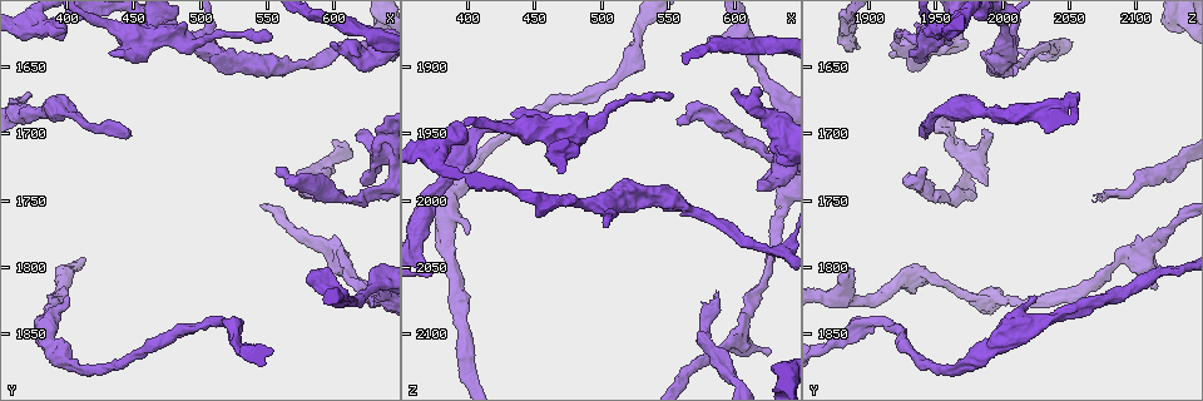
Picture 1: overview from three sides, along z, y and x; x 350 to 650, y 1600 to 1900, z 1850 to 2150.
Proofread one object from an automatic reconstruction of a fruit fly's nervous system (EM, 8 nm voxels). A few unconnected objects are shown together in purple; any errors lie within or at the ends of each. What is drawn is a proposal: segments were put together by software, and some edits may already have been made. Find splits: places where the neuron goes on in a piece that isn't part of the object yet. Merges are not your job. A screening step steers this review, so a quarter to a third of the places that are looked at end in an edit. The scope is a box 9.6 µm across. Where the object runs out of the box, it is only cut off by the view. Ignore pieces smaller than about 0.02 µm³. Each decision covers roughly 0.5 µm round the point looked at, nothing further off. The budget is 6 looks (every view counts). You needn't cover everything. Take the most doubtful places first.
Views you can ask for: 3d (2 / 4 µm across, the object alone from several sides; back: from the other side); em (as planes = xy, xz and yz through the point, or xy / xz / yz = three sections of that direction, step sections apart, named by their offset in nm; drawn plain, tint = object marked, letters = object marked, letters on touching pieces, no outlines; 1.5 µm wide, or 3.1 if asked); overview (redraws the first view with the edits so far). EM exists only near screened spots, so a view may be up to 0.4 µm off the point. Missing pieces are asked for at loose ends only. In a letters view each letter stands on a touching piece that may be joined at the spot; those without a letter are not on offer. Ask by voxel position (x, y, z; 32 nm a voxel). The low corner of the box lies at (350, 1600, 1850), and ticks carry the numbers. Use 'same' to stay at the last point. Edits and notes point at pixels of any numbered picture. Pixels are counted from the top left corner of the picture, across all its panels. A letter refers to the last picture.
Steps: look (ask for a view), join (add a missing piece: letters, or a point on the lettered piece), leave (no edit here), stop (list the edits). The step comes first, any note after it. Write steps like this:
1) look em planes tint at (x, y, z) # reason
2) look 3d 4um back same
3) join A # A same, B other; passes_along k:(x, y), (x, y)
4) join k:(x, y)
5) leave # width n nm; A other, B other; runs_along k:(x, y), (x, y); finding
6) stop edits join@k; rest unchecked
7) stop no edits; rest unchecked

look em planes letters at (600, 1632, 1916) # branch stops here

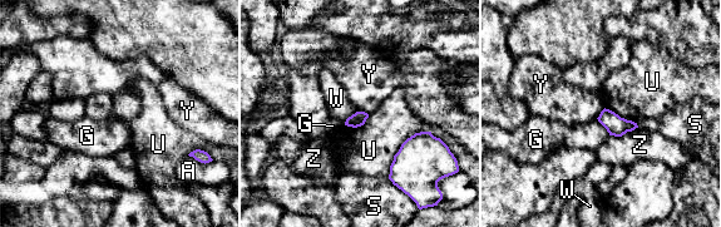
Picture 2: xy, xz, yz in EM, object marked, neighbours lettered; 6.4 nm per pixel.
leave # longest_contact U 380 nm; A other, G other, S other, U other, W other, Y other, Z other; border 2:(356, 110), (364, 110), (368, 114); no lettered piece goes on from it

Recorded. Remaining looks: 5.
look 3d 4um at (624, 1816, 2116) # free end

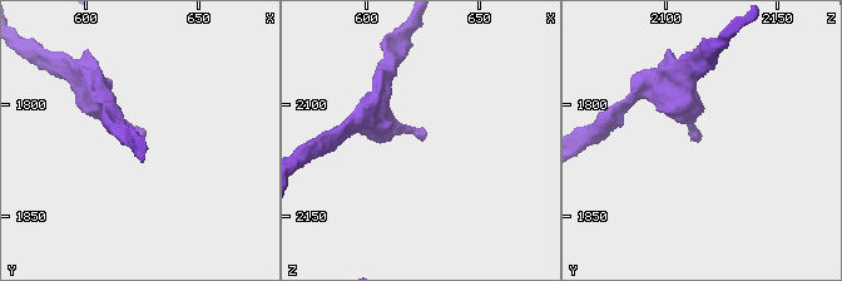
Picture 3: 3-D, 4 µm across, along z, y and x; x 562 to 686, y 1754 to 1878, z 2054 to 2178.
look em planes letters at (626, 1816, 2115) # need the tissue

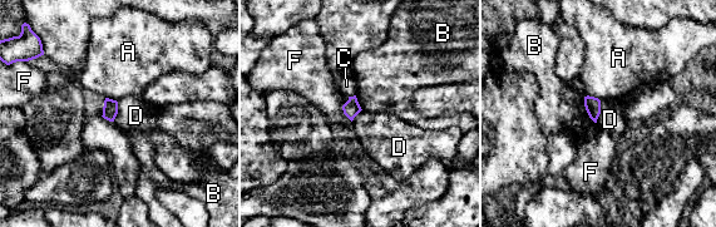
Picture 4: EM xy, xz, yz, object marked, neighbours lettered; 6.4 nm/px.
leave # A other, B other, C other, D other, F other; border 4:(601, 100), (601, 113), (596, 123); none of them fits

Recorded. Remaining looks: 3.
look 3d 4um at (370, 1668, 2058) # branch stops here

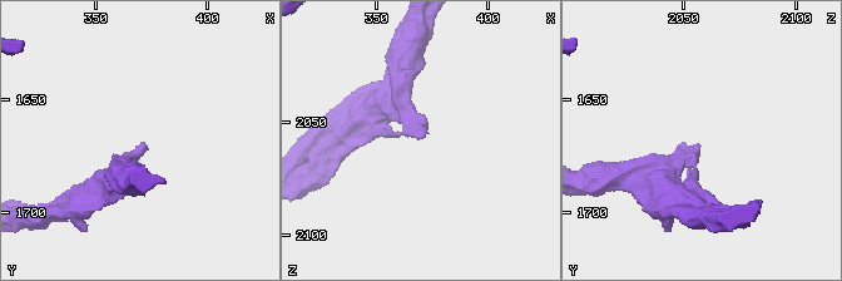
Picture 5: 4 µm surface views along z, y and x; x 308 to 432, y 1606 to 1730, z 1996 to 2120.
look em planes letters at (372, 1670, 2057)

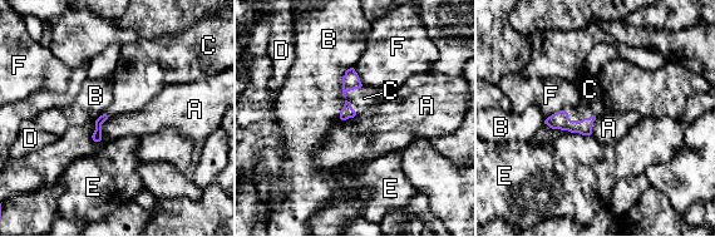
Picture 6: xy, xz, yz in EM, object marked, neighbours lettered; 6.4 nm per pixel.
join C # A other, B other, C same, D other, E other, F other; passes_along 6:(97, 136), (105, 114), (133, 87); it goes on there

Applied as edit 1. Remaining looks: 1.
stop edits join@6; rest unchecked

